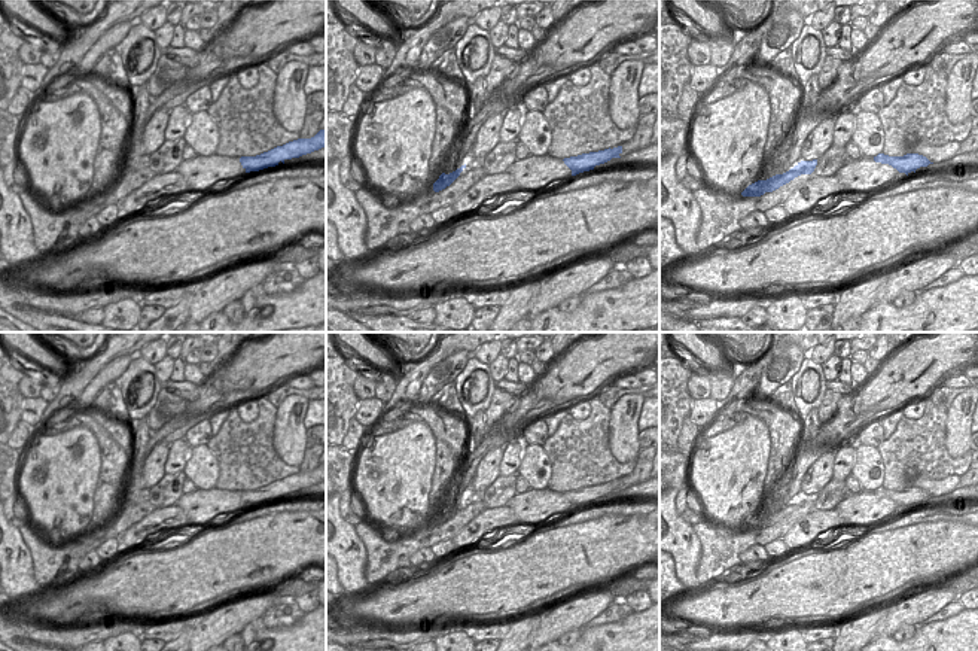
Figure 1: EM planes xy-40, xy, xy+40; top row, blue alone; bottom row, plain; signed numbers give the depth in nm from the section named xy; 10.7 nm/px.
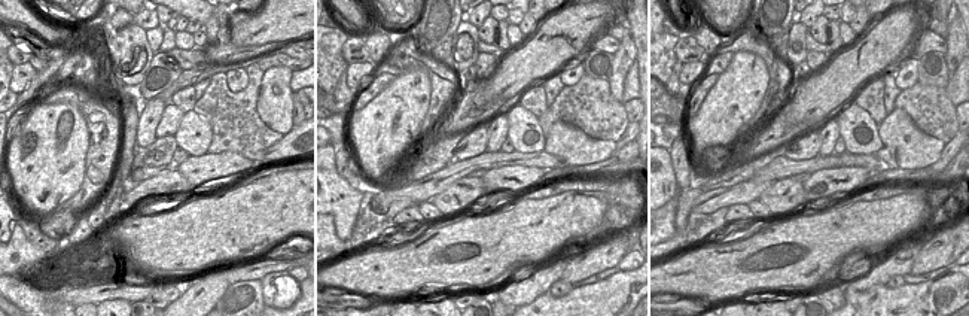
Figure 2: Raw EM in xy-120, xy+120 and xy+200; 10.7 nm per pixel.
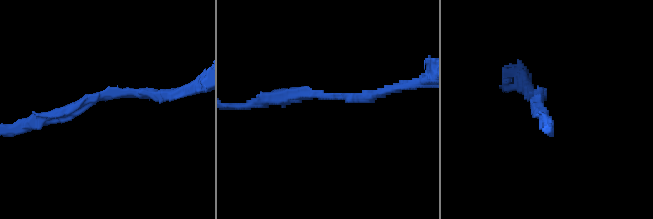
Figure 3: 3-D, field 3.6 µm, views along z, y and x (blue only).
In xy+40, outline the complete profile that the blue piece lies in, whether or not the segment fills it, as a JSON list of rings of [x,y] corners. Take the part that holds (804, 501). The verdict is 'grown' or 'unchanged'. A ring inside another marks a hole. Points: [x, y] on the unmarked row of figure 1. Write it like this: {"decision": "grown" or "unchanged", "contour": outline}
{"decision": "unchanged", "contour": [[[817,493],[801,495],[793,502],[790,502],[789,505],[786,505],[783,508],[776,508],[767,514],[758,514],[758,515],[749,518],[741,526],[741,529],[743,530],[761,530],[765,526],[773,526],[801,508],[811,508],[814,505],[816,499],[817,499]]]}

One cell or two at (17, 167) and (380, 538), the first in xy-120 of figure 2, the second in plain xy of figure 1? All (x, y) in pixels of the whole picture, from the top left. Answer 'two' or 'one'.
two

